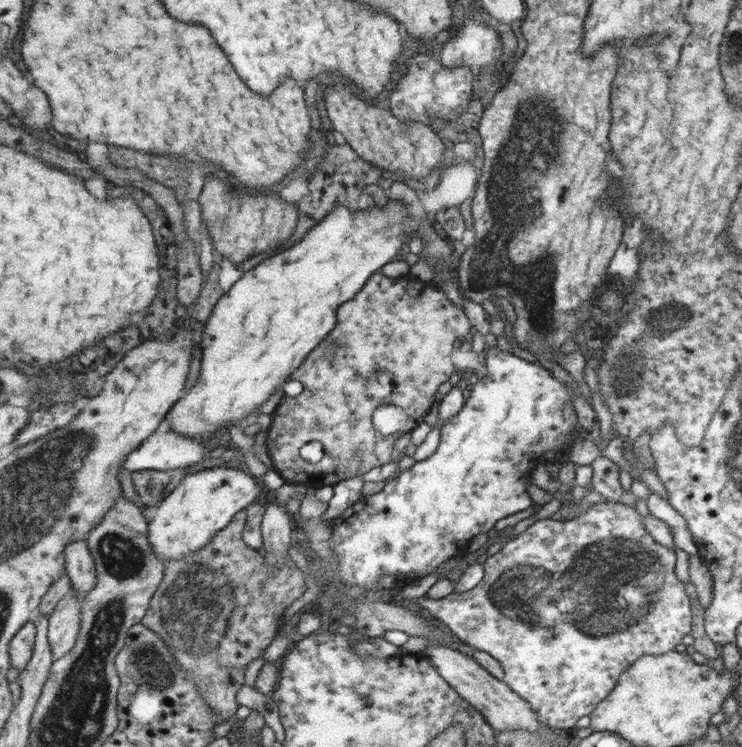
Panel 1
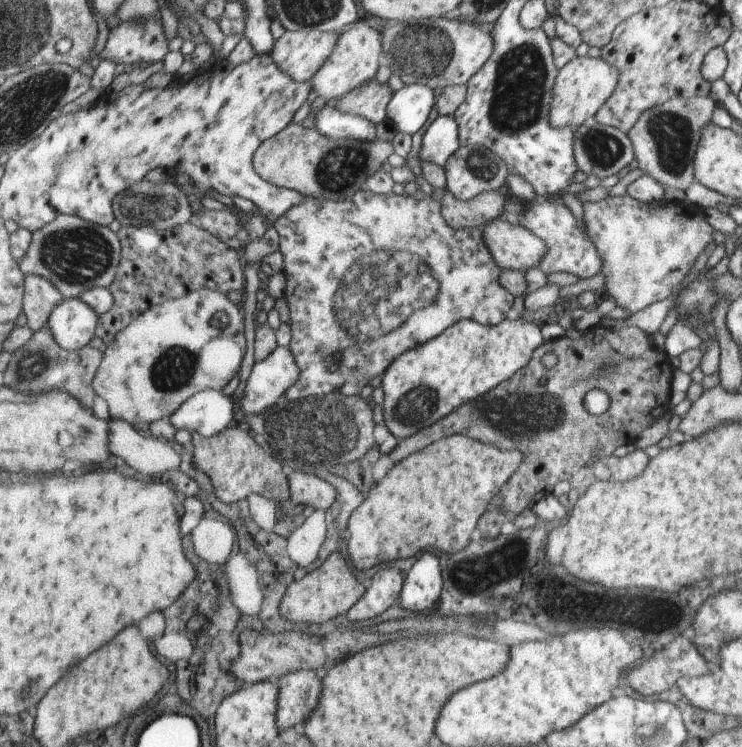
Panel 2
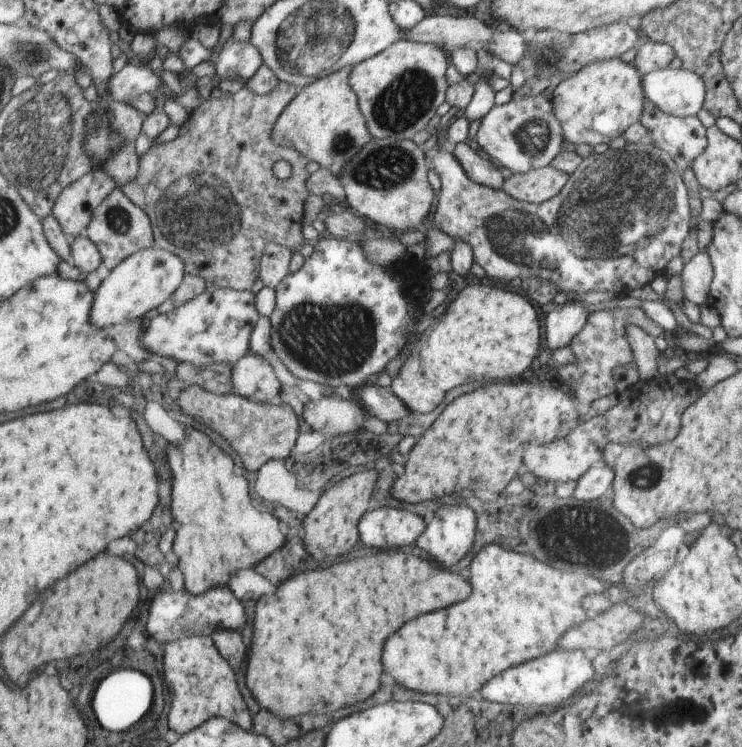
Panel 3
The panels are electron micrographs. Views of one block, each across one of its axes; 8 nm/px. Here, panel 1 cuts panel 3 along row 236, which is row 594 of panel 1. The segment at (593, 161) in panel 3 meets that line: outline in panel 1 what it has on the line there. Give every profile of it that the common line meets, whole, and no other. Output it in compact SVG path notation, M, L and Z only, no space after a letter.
M594 502L580 516L570 520L549 518L536 521L524 532L508 540L499 552L488 557L483 569L483 579L470 591L453 592L439 600L421 597L414 602L423 611L428 611L431 618L442 621L455 640L490 654L502 666L503 681L509 683L522 699L526 699L533 710L537 711L538 718L550 728L573 729L582 716L589 716L613 692L621 675L634 662L647 655L658 657L678 650L678 646L682 646L686 638L692 635L692 602L686 595L686 582L682 582L682 574L678 574L678 550L674 546L666 546L666 542L658 542L658 538L650 538L640 513L620 502Z

